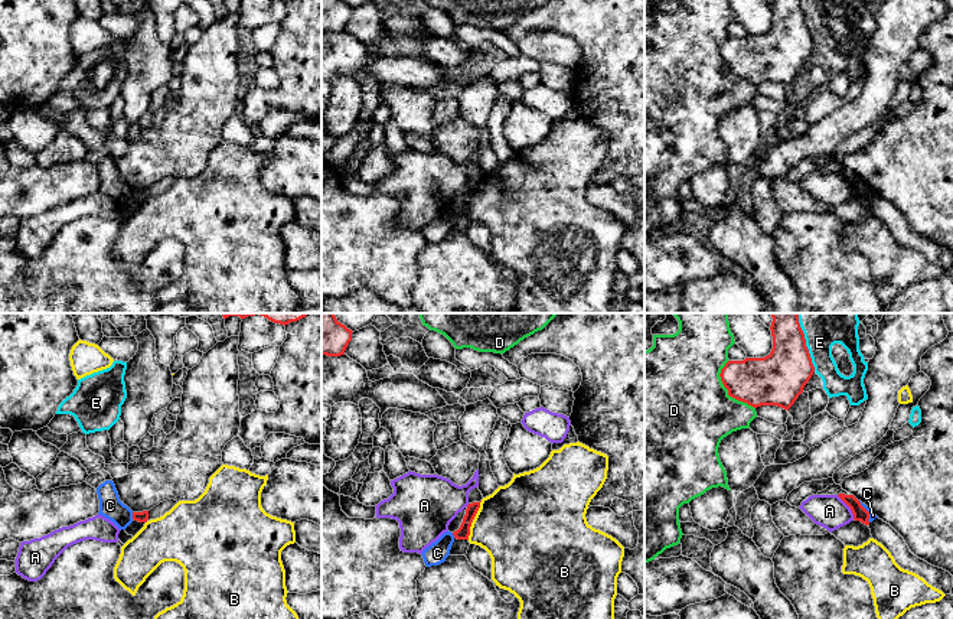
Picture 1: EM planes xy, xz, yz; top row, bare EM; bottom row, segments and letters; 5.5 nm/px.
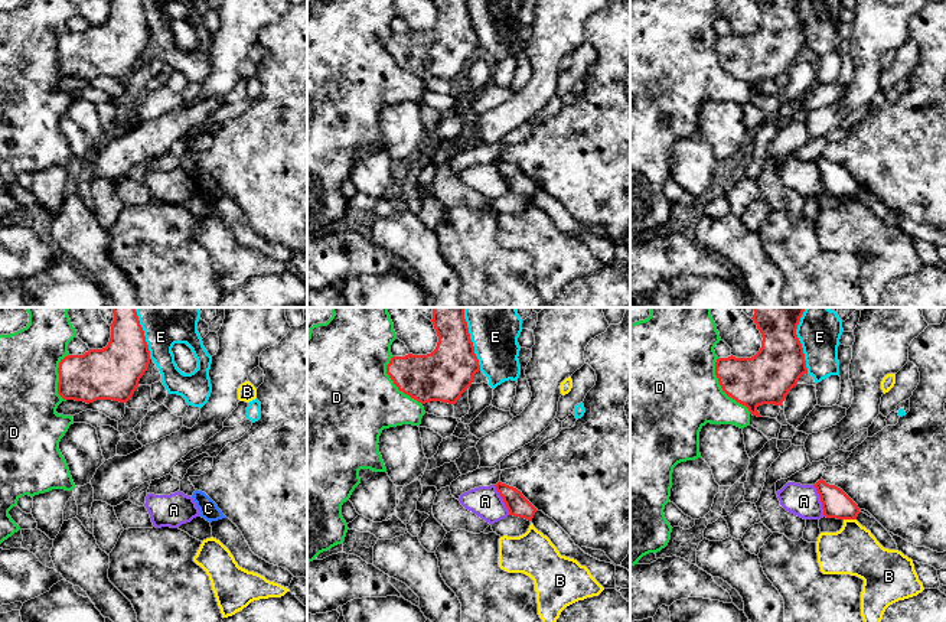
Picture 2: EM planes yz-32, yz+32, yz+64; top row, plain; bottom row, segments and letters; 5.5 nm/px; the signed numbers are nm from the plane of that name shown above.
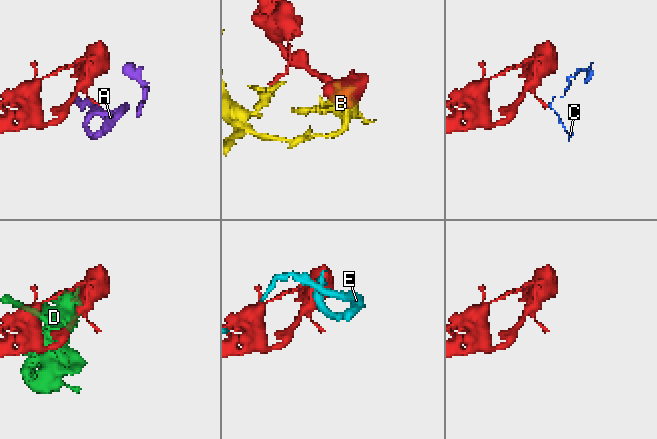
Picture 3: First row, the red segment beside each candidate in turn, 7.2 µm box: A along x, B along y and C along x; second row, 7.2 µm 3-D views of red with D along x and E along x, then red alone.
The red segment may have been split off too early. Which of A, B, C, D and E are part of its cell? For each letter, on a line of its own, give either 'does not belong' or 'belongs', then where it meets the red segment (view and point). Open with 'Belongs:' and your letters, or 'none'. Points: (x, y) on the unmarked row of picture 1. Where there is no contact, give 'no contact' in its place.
Belongs: none
A: does not belong; contact yz (848, 182)
B: does not belong; contact xz (473, 195)
C: does not belong; contact xy (133, 192)
D: does not belong; contact yz (727, 65)
E: does not belong; contact yz (806, 25)

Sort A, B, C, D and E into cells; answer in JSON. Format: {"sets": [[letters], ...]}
{"sets": [["A"], ["B"], ["C"], ["D"], ["E"]]}

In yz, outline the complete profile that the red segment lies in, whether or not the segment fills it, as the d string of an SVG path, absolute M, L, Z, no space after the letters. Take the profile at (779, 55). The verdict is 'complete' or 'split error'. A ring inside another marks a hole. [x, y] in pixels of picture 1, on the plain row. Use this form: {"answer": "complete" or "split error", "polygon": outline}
{"answer": "complete", "polygon": "M771 0L773 26L764 35L745 35L744 38L728 38L721 46L721 58L728 72L757 85L761 82L777 82L789 88L797 74L803 69L815 49L804 10L800 0Z"}

